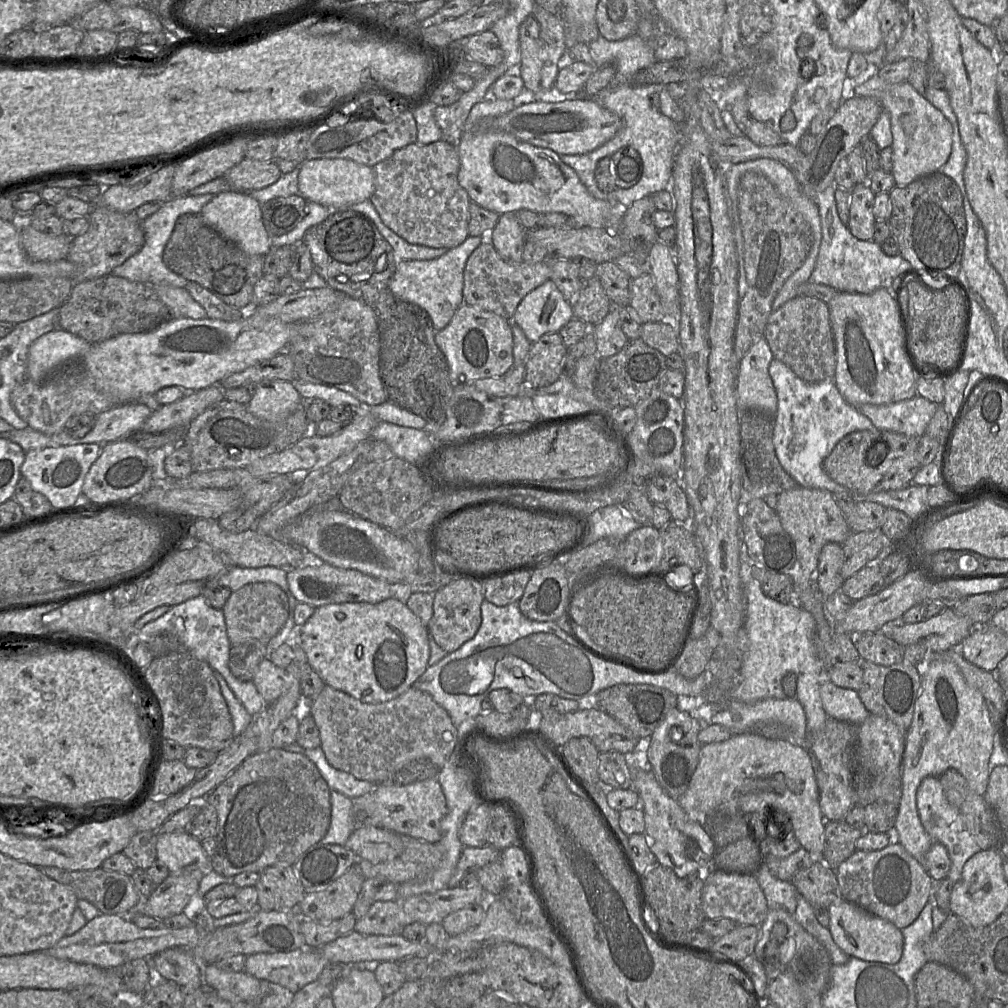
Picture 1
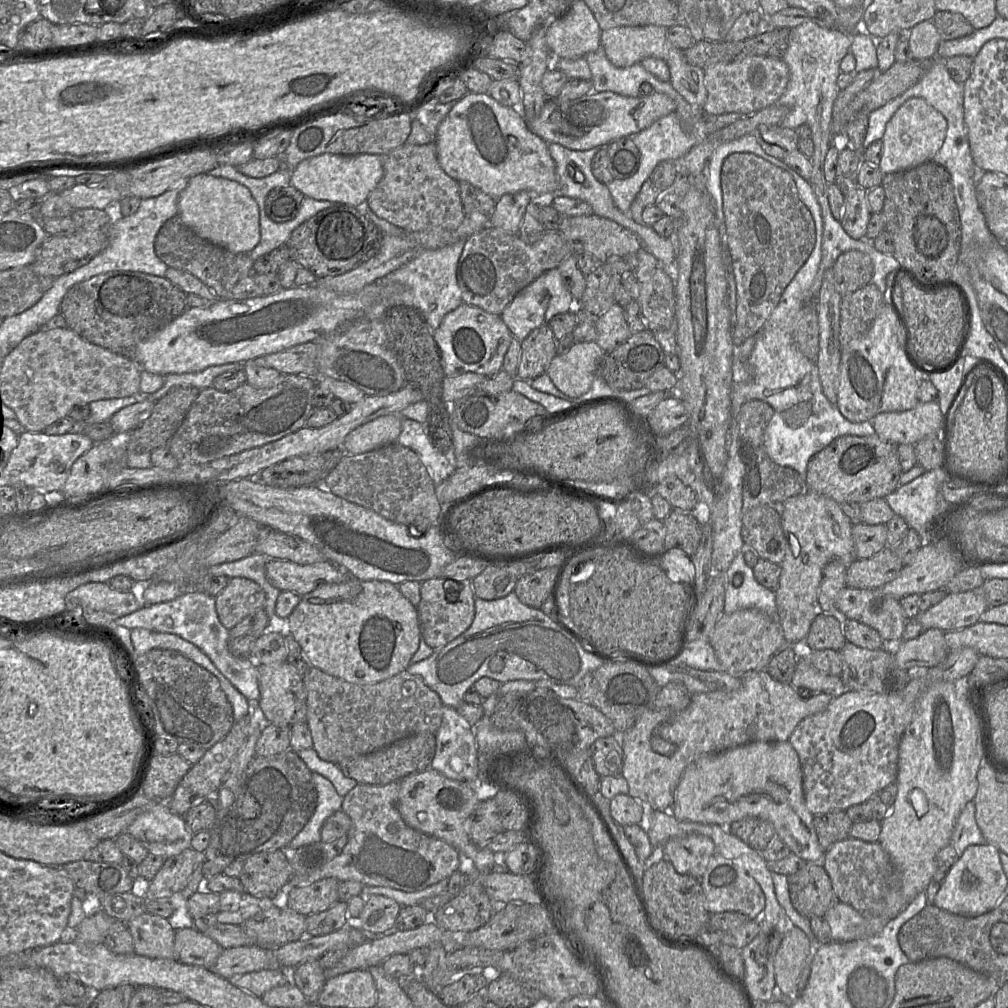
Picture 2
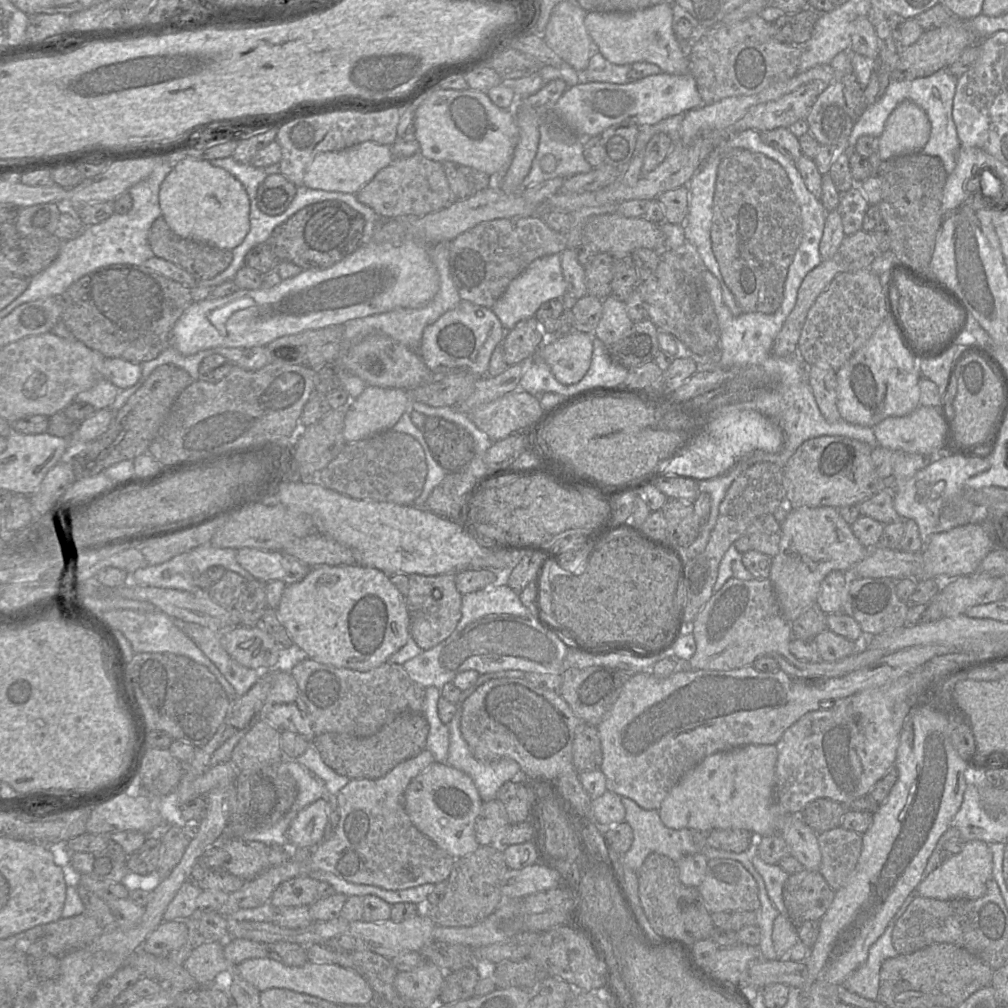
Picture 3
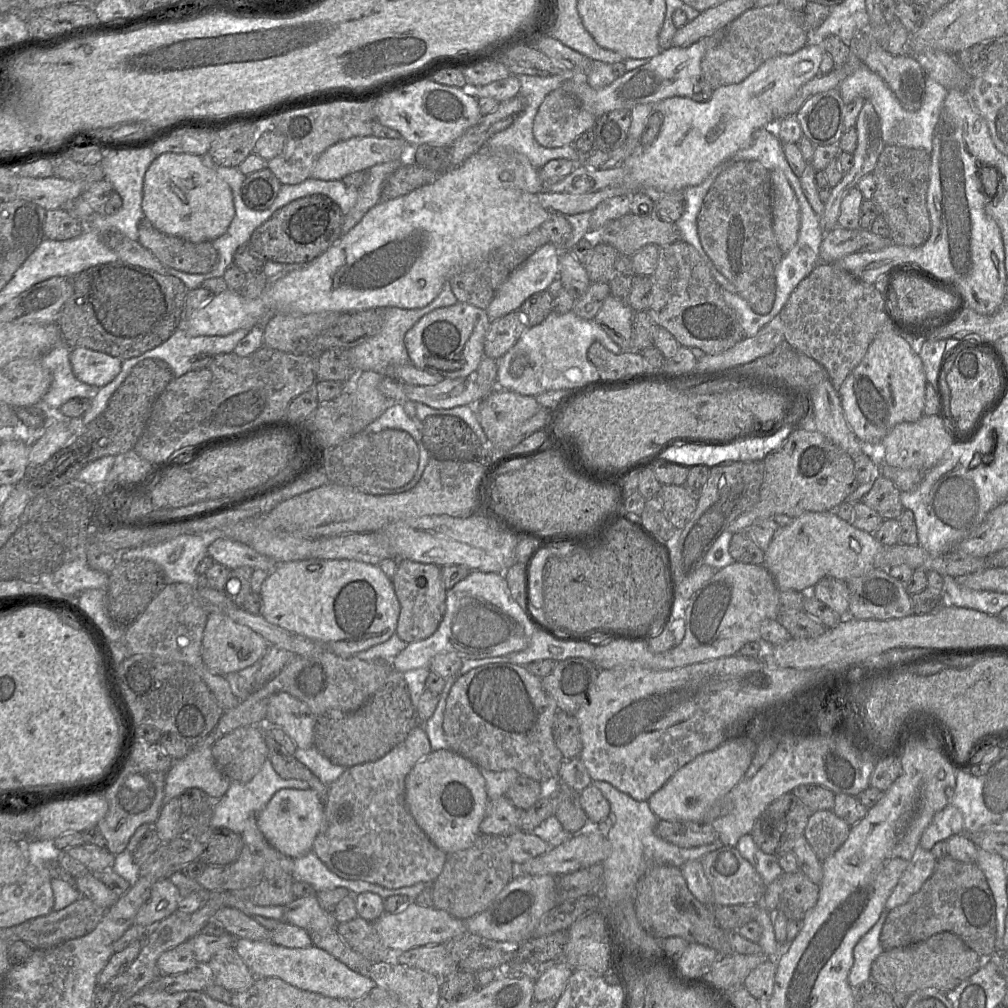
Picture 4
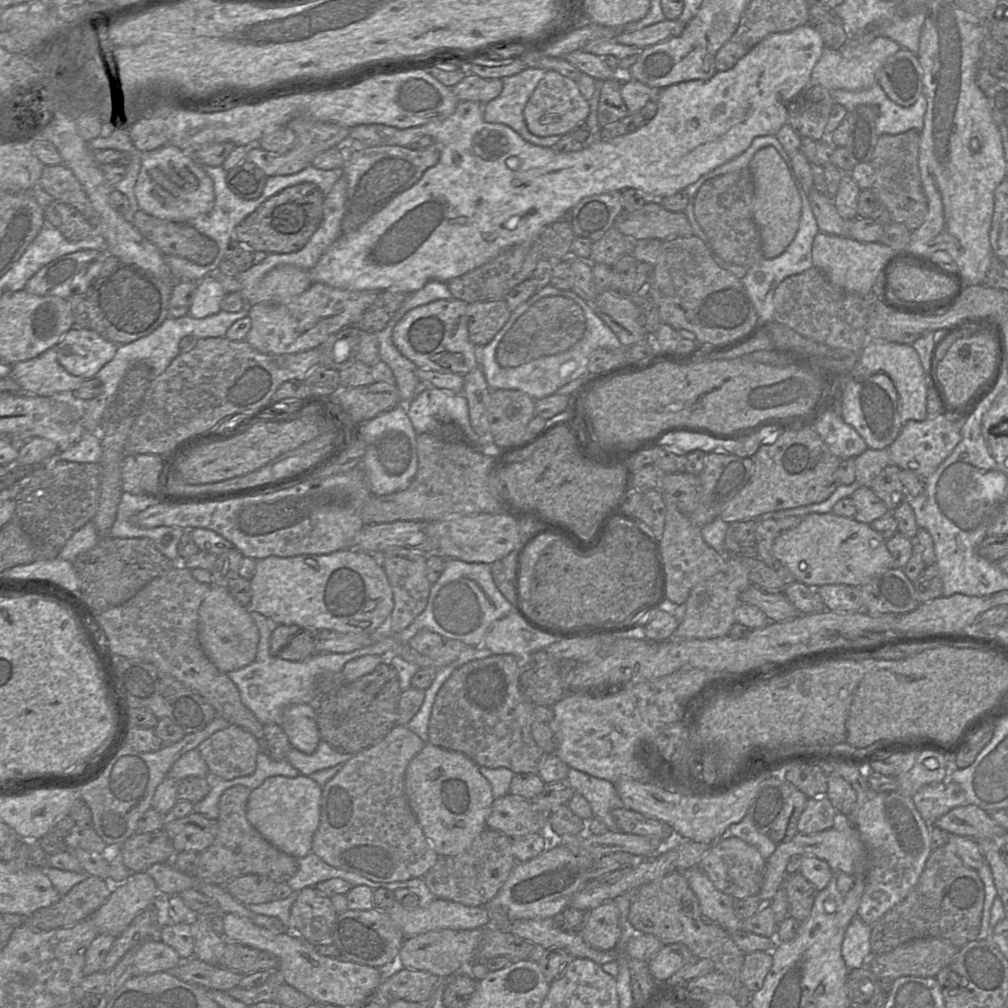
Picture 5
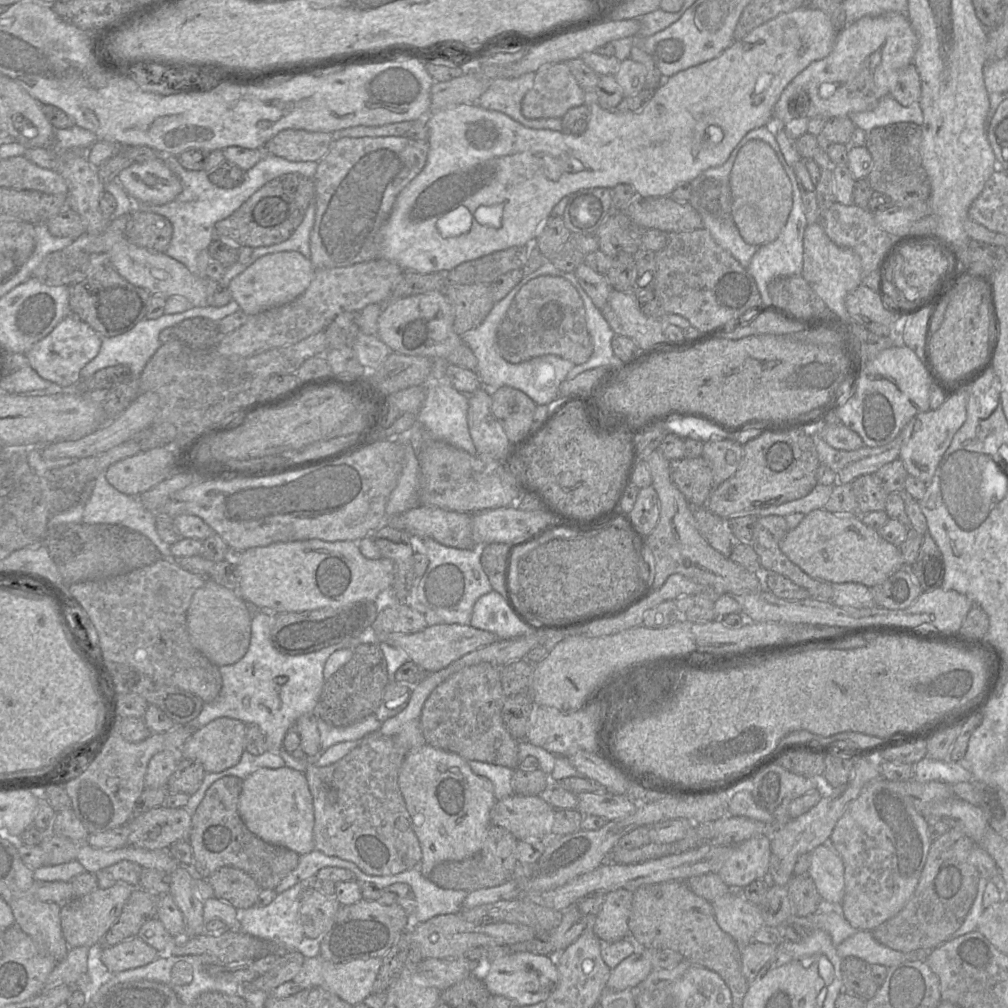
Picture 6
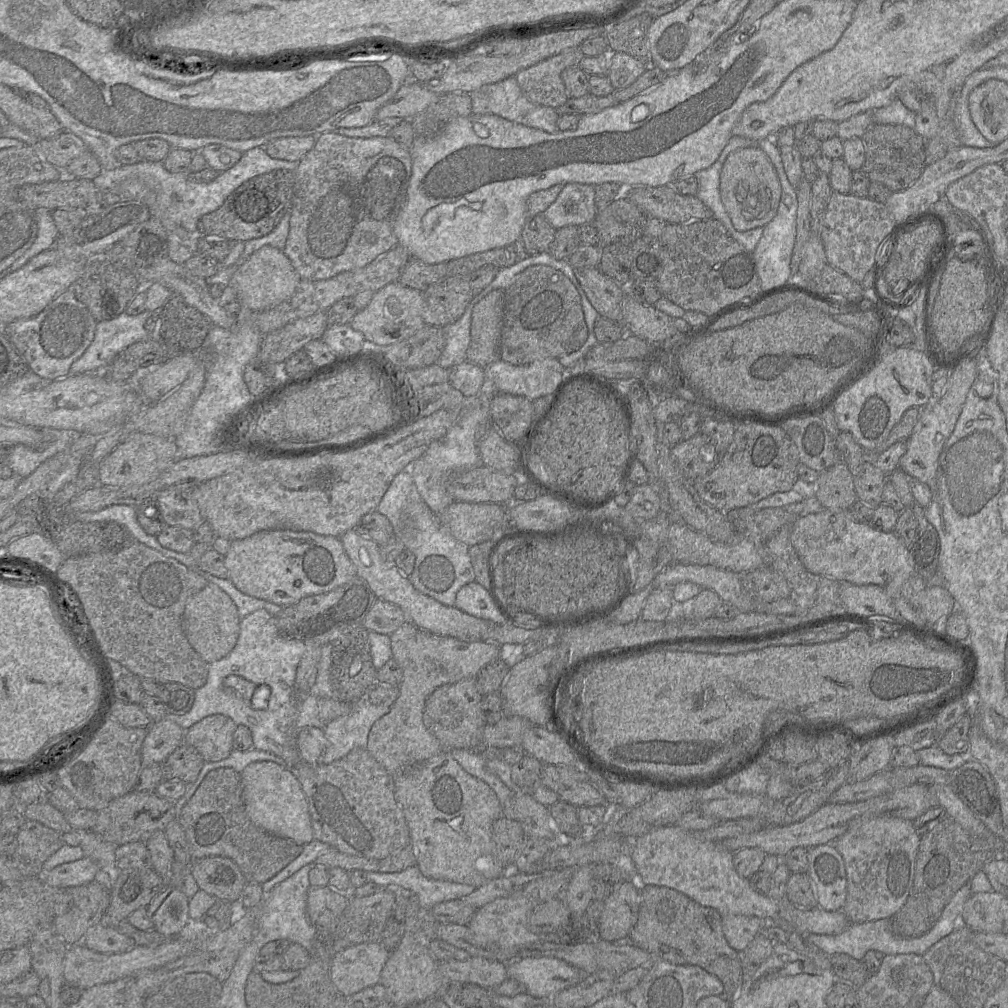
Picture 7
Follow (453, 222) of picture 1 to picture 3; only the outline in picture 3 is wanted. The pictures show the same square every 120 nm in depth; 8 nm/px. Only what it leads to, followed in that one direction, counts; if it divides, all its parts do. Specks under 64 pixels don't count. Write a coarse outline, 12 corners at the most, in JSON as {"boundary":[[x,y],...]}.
{"boundary":[[393,158],[355,195],[380,219],[456,201],[442,164]]}

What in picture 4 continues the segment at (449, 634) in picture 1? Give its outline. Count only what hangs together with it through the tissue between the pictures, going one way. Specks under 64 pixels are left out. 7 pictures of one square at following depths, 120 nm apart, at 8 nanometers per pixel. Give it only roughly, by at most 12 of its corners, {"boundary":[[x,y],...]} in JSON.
{"boundary":[[397,560],[395,634],[429,638],[446,611],[441,568]]}

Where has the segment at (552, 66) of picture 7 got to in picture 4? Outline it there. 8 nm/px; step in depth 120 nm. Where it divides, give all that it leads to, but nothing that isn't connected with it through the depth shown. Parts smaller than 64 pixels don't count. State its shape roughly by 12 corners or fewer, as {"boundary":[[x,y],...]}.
{"boundary":[[562,87],[533,121],[540,145],[572,144],[596,118]]}

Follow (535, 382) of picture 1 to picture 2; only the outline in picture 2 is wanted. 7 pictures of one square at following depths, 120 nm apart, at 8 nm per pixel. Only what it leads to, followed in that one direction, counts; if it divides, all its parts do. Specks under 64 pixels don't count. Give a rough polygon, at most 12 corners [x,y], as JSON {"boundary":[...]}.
{"boundary":[[545,324],[521,341],[515,378],[544,374],[557,355]]}

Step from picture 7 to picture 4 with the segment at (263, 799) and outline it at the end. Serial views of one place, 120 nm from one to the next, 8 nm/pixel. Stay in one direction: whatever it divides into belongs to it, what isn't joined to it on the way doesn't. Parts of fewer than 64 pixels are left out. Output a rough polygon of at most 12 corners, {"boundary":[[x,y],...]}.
{"boundary":[[283,788],[256,815],[278,852],[312,850],[323,802],[311,788]]}

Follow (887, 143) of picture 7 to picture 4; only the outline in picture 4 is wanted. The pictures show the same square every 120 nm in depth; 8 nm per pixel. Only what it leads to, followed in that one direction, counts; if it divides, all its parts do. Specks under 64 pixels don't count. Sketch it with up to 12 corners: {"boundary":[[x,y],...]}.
{"boundary":[[884,146],[872,201],[897,245],[931,231],[930,152]]}

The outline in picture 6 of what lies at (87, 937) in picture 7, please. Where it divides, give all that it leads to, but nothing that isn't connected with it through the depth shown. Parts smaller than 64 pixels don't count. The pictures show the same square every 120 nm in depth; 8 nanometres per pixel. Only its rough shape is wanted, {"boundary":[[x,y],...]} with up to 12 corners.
{"boundary":[[138,937],[99,945],[113,974],[145,966],[160,955]]}

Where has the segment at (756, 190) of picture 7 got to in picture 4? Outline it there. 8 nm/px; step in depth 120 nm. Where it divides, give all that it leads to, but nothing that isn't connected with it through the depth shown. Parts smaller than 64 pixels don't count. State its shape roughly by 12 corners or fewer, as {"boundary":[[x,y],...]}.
{"boundary":[[771,170],[772,226],[784,254],[795,245],[800,206],[781,170]]}

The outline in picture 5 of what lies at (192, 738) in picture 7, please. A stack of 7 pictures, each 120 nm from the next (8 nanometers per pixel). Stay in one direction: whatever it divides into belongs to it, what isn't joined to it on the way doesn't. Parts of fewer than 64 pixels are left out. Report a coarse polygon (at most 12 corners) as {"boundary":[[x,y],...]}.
{"boundary":[[230,724],[196,748],[213,778],[251,775],[261,751]]}

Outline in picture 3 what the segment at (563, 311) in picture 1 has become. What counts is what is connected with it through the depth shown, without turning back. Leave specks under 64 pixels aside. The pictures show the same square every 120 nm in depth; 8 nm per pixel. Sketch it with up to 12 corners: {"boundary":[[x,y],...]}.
{"boundary":[[560,254],[532,261],[492,306],[509,331],[567,292]]}

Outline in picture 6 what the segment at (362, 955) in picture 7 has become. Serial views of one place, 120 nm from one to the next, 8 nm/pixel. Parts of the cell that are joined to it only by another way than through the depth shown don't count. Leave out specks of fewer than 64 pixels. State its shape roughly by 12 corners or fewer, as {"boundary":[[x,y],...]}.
{"boundary":[[305,957],[292,980],[354,1007],[371,994],[383,958]]}

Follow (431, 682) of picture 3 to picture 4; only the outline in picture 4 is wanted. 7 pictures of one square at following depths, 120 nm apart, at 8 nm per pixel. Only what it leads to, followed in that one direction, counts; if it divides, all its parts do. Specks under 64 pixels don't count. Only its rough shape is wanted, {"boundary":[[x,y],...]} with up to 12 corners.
{"boundary":[[471,571],[446,592],[434,634],[396,671],[526,649],[535,629],[504,574]]}

